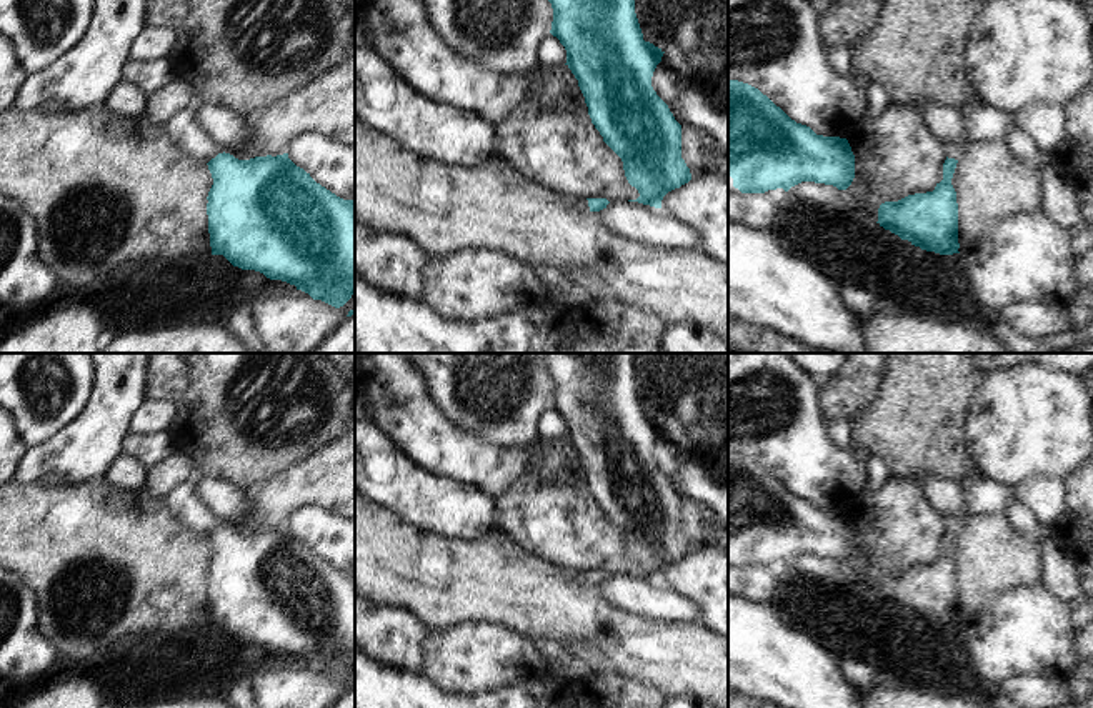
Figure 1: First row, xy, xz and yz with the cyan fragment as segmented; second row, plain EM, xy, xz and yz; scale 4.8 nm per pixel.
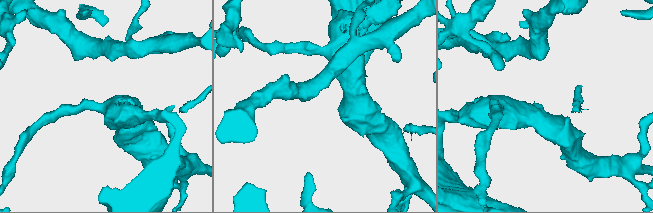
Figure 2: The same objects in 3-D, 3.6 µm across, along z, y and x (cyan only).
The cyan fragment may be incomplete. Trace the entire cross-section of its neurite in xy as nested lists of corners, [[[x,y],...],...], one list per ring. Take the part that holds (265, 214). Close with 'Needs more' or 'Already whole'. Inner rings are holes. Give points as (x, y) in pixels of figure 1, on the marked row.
[[[193,97],[162,127],[190,157],[208,165],[213,185],[207,215],[212,255],[223,255],[233,267],[282,280],[335,308],[355,293],[355,200],[343,200],[297,167],[288,153],[238,160],[225,153],[200,127]]]. Needs more

